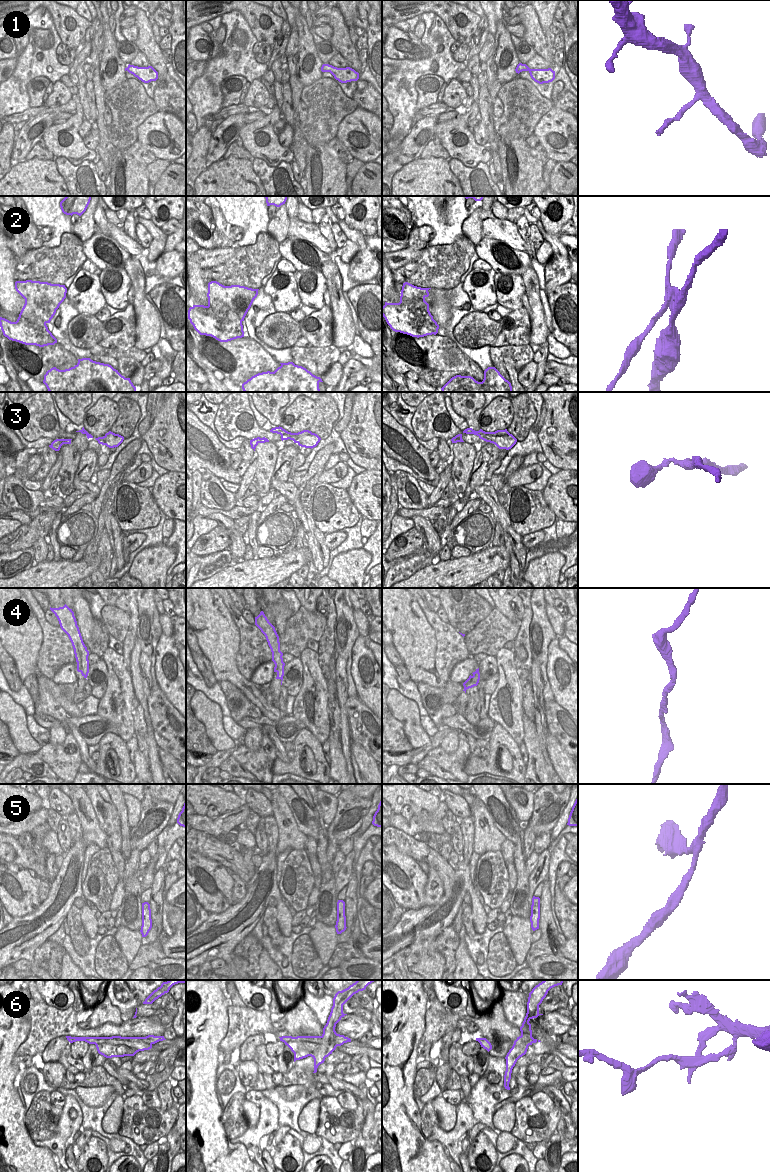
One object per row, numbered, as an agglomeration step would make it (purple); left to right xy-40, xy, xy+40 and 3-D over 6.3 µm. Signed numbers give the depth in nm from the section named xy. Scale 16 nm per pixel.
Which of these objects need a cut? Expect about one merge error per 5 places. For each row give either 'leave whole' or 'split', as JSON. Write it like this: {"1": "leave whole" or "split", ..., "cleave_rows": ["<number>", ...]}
{"1": "leave whole", "2": "split", "3": "leave whole", "4": "leave whole", "5": "leave whole", "6": "leave whole", "cleave_rows": ["2"]}

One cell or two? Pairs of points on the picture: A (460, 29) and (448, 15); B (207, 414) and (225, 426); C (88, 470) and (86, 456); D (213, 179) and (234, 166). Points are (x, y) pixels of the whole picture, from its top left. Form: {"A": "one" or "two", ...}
{"A": "one", "B": "two", "C": "one", "D": "one"}

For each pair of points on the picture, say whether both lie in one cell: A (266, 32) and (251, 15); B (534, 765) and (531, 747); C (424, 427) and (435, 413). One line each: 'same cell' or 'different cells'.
A: same cell
B: same cell
C: same cell

